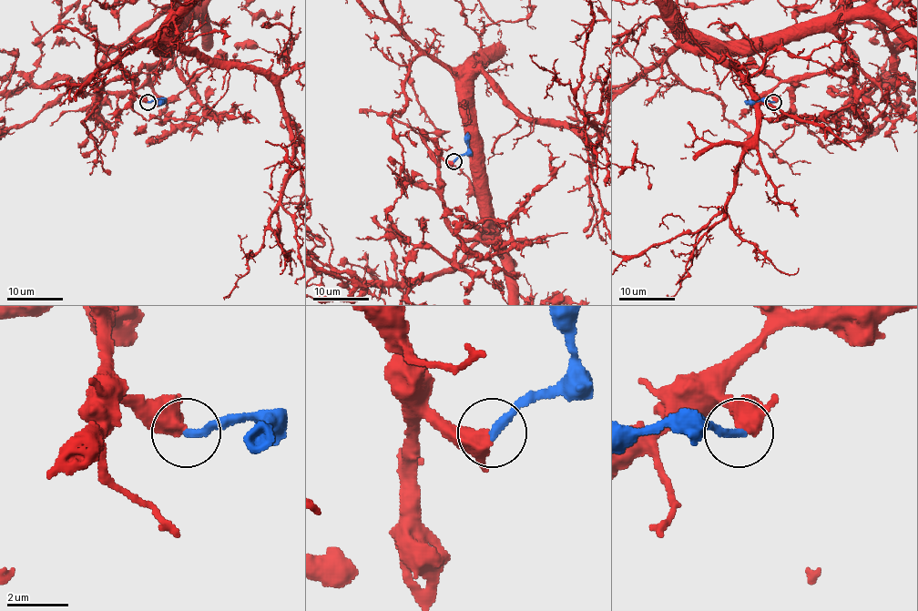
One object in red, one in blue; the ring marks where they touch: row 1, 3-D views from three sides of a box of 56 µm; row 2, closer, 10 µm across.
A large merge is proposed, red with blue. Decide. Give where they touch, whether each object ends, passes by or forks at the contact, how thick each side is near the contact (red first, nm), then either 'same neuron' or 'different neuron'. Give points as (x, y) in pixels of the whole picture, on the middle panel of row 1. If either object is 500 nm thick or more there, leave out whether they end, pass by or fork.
place (453, 161); calibres 550 and 280 nm; same neuron

